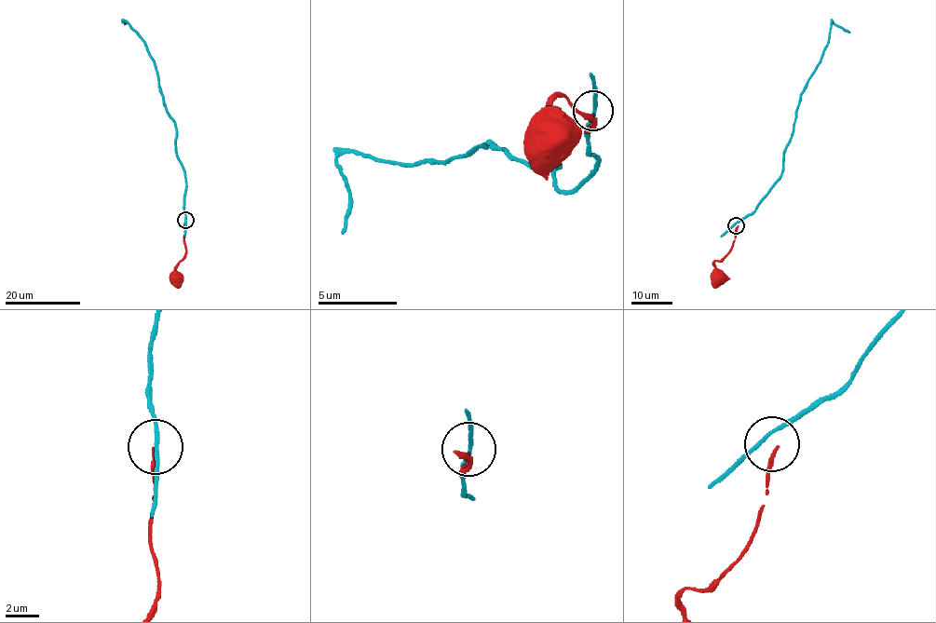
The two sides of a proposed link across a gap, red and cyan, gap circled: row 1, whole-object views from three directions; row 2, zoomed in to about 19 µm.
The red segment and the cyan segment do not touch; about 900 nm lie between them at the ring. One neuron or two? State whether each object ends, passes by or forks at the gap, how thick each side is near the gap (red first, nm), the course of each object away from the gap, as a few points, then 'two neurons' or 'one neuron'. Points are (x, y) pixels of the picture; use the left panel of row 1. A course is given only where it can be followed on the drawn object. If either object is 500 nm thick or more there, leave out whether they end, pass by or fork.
red ends | cyan passes by | 190/220 nm | red via (184, 220), (186, 254), (175, 268), (176, 277) | cyan via (185, 219), (186, 178), (177, 155), (174, 120), (166, 108), (156, 68), (144, 41), (124, 20), (124, 24) | two neurons

